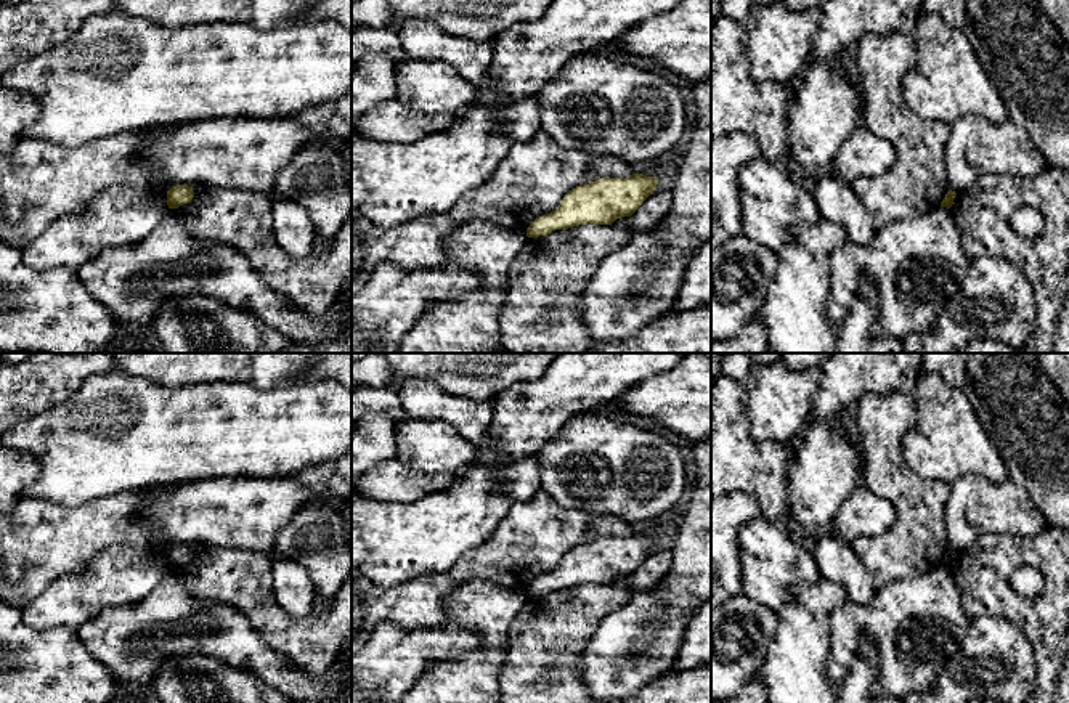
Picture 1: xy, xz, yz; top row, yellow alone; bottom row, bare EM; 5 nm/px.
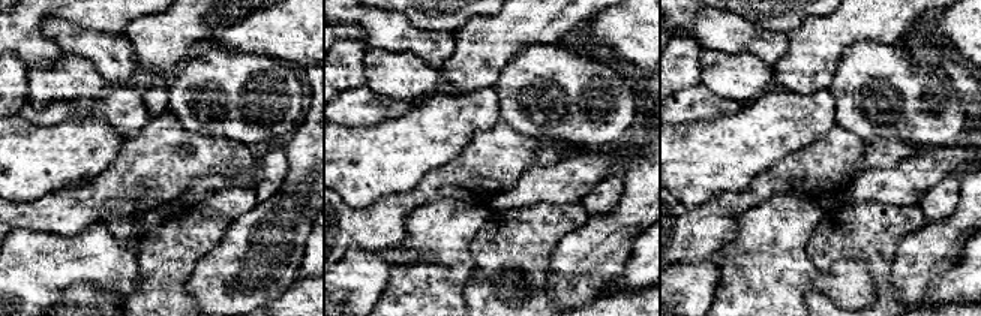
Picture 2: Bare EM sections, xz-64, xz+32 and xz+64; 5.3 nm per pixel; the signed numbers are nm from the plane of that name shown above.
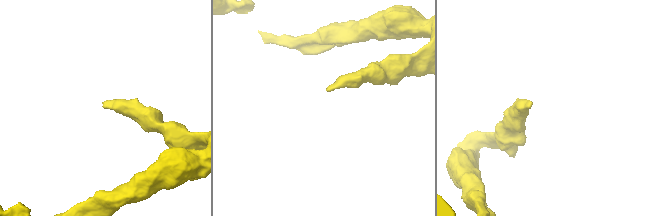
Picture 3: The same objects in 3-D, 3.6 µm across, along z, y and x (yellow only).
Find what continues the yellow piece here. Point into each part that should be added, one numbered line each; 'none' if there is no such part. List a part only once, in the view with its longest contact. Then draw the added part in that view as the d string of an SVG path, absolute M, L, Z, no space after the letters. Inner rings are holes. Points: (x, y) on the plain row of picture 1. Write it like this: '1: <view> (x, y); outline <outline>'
none

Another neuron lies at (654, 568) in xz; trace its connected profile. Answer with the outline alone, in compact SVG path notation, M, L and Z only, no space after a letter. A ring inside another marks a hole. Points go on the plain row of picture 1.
M658 539L655 551L642 562L642 565L631 575L629 589L632 592L644 592L655 587L668 573L671 567L671 547Z

